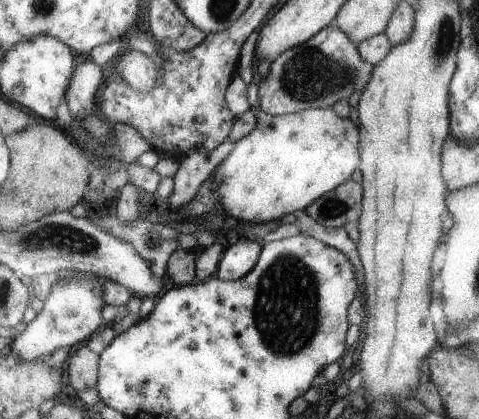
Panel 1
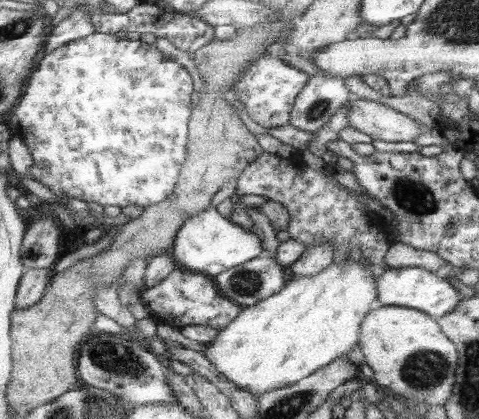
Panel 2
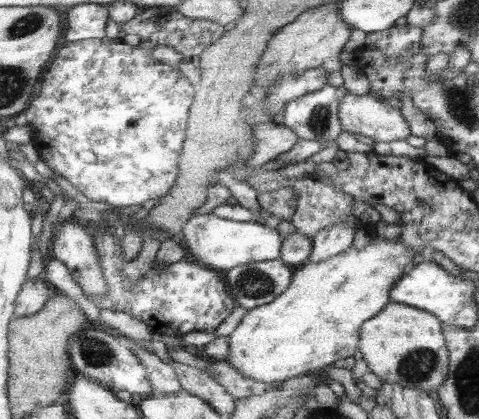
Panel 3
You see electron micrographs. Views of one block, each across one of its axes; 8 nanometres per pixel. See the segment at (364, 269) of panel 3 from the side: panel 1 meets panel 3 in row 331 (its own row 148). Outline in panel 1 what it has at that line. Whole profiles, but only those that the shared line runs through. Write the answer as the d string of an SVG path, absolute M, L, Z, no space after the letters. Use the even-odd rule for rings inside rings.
M261 108L255 110L259 124L257 128L237 142L235 152L221 164L217 192L227 208L227 214L249 222L249 224L271 224L271 220L279 220L287 214L301 214L311 204L321 200L325 194L343 186L353 178L353 174L361 168L361 126L349 116L337 114L333 108L329 110L307 110L289 116L271 116Z

